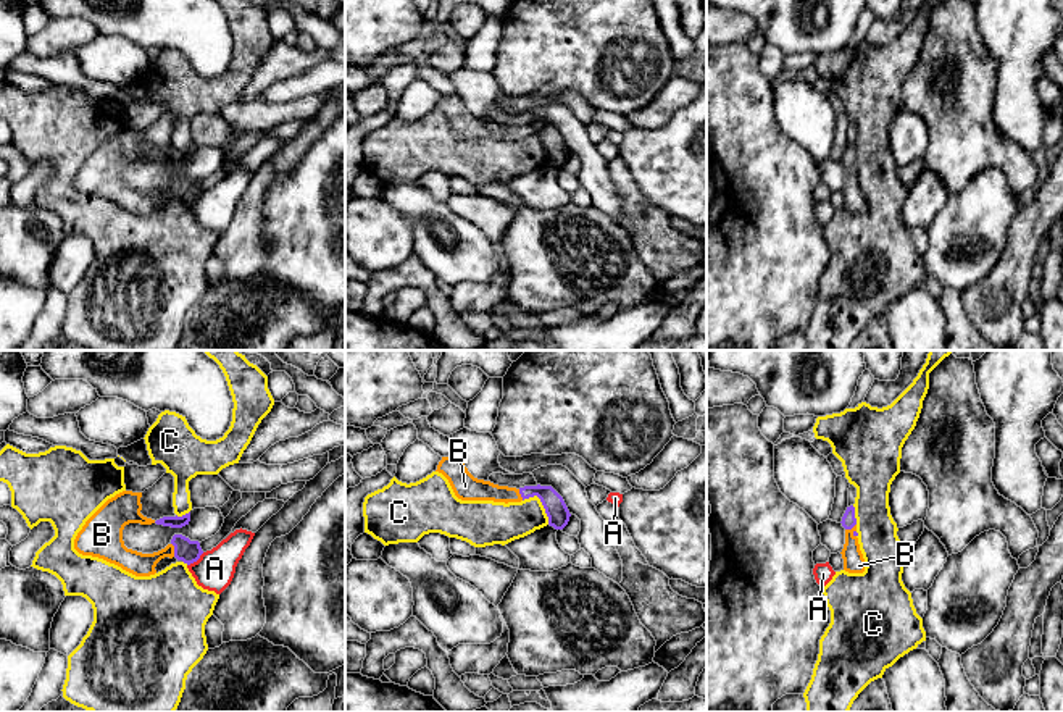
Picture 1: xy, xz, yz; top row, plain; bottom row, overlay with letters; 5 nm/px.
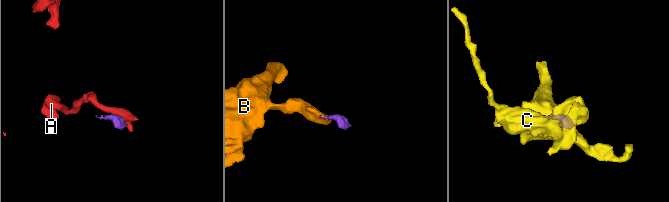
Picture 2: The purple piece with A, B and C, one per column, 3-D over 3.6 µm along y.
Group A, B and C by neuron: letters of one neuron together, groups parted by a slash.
A / B / C

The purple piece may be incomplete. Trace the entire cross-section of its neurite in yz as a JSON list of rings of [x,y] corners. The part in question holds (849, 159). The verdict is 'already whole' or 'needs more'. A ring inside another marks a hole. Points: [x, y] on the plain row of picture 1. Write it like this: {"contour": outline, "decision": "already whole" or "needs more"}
{"contour": [[[853,144],[847,145],[840,161],[845,166],[845,182],[840,191],[844,197],[844,208],[848,212],[863,212],[866,203],[857,176],[858,171]]], "decision": "needs more"}

